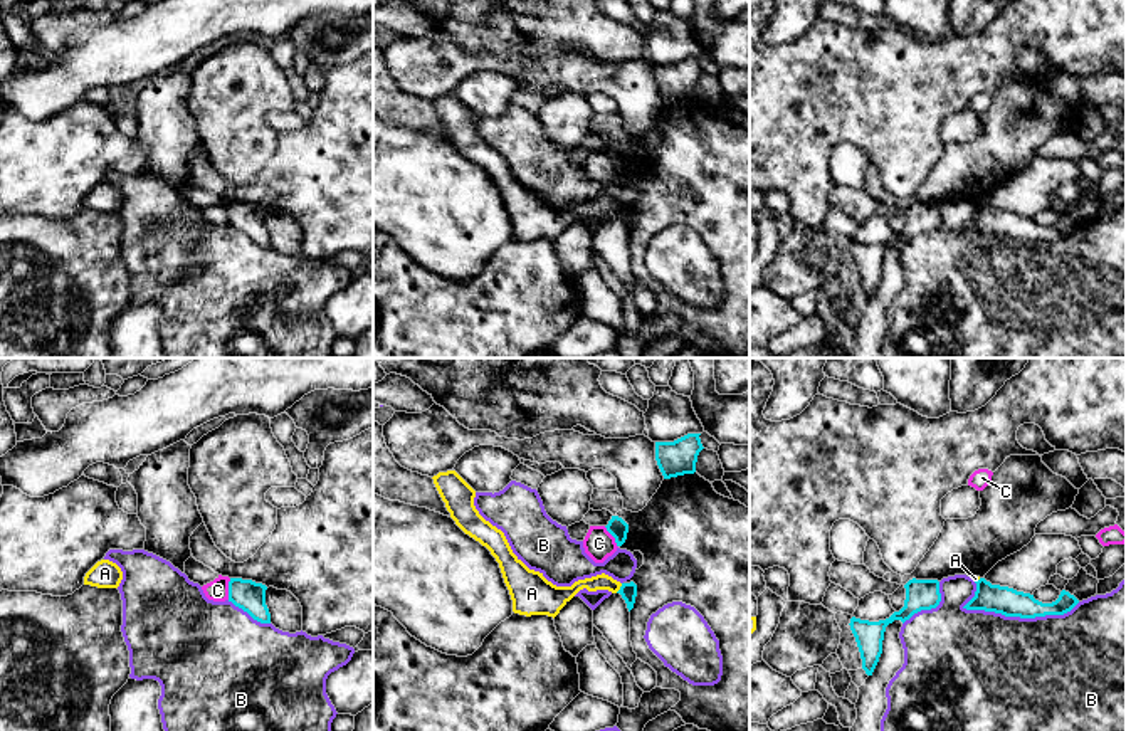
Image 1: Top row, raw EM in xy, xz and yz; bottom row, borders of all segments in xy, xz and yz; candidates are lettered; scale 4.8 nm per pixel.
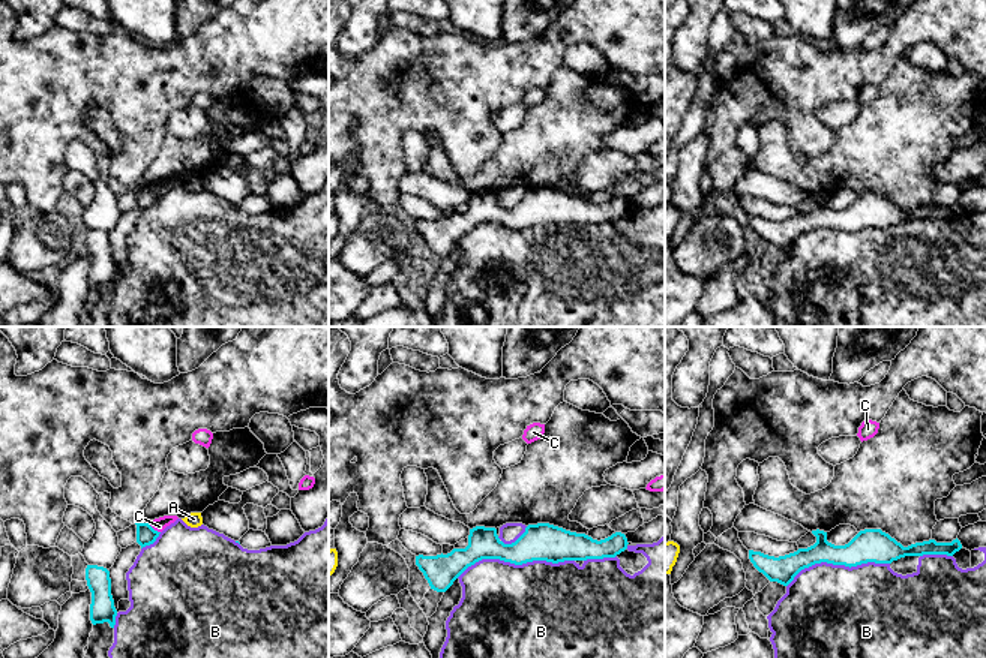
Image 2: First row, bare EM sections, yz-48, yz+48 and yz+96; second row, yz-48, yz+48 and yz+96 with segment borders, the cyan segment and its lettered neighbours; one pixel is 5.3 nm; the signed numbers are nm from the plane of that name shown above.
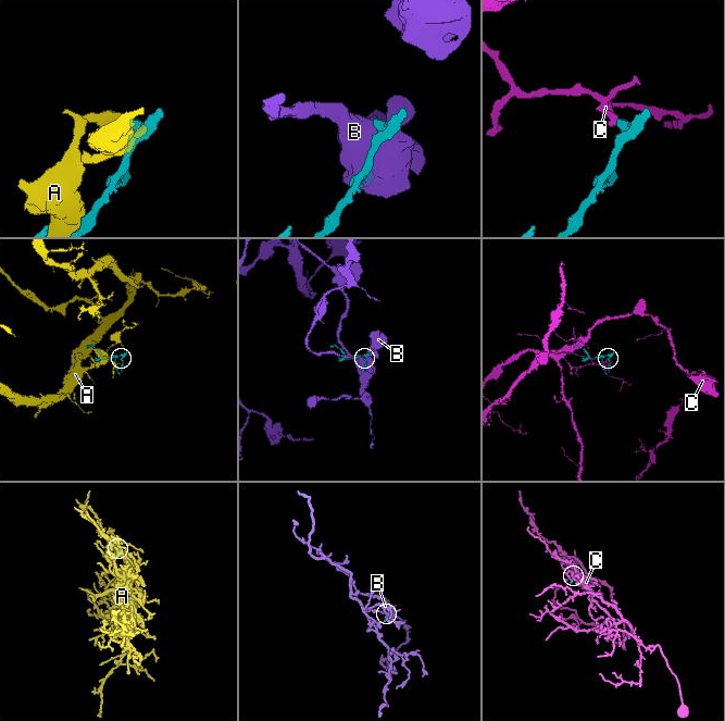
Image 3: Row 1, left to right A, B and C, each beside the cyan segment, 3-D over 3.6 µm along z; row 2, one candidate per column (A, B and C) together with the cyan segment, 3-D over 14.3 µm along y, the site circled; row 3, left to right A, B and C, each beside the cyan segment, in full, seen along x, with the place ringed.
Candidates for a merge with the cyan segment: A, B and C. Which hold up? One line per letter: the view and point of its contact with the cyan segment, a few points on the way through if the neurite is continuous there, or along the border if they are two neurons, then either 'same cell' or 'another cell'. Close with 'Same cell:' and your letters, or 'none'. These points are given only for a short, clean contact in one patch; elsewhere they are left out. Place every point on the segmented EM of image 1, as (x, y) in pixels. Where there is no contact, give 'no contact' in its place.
A: contact xz (620, 589); another cell
B: contact yz (1020, 617); another cell
C: contact xy (229, 589); border xy (231, 578), (227, 599); another cell
Same cell: none

